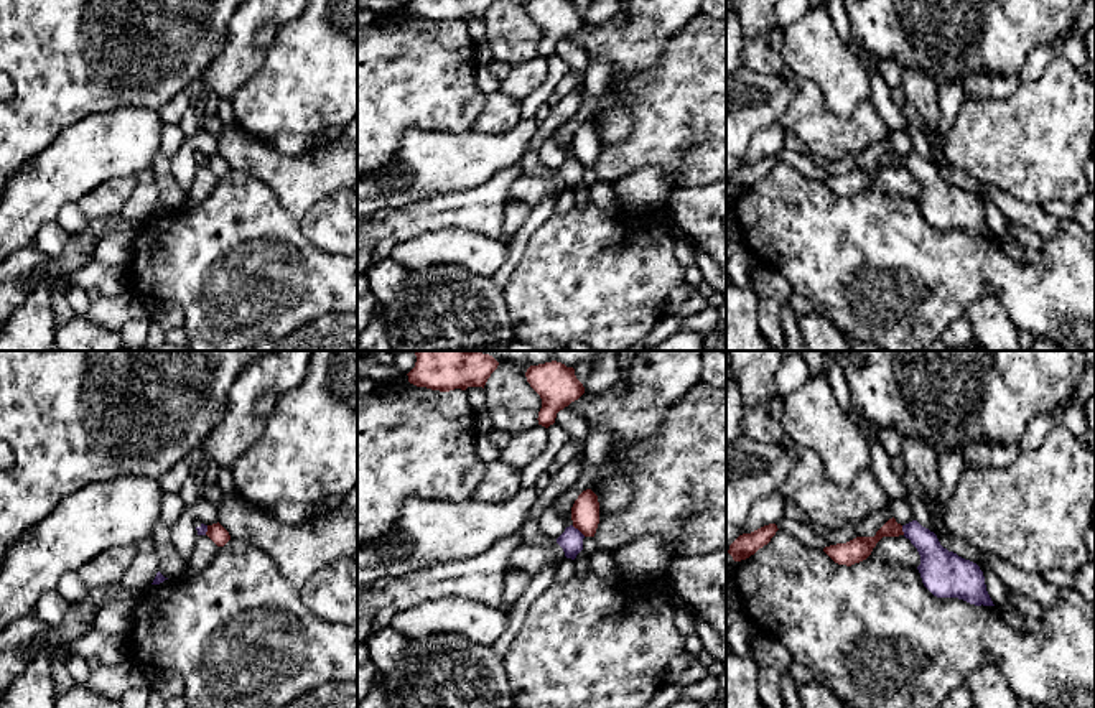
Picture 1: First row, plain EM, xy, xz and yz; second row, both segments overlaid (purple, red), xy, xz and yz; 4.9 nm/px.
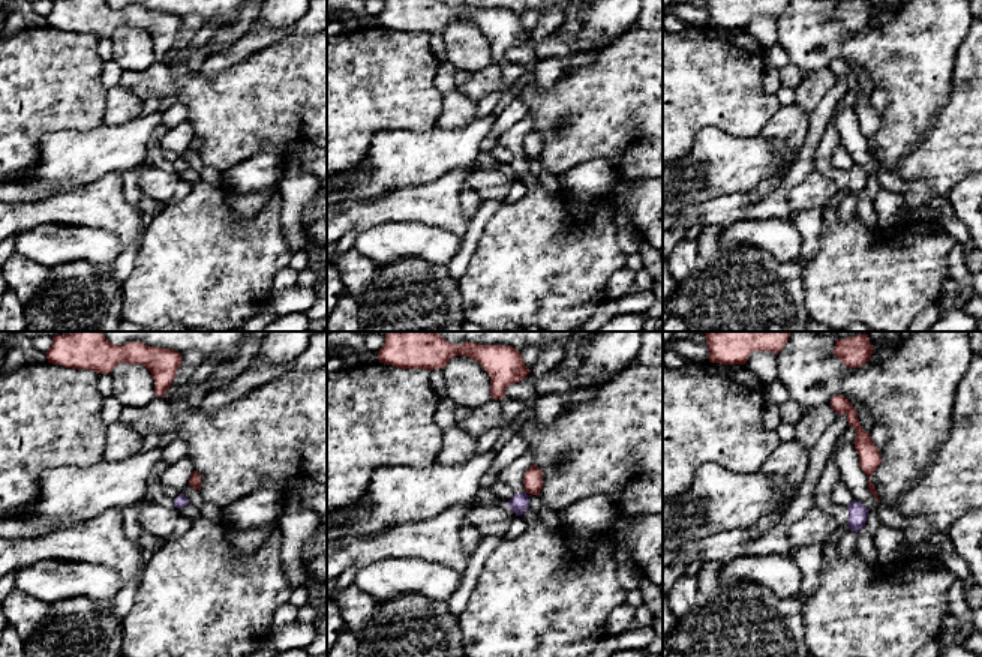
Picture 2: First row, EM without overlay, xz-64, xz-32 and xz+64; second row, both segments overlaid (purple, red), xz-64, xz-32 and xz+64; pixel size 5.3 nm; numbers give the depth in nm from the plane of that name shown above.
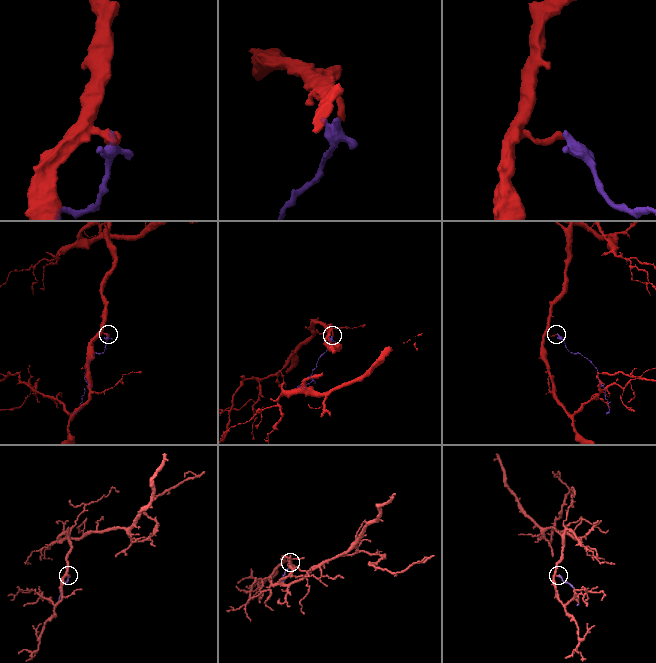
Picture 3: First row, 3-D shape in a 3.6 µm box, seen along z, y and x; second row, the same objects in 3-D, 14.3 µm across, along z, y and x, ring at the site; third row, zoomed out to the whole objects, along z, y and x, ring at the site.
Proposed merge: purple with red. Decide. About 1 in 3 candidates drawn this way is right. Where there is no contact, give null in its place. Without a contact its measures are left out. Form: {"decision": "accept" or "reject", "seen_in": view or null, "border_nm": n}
{"decision": "reject", "seen_in": "xz", "border_nm": 90}

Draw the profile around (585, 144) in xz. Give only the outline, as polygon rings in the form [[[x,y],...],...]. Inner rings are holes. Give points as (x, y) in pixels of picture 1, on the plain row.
[[[586,120],[583,122],[571,138],[573,158],[585,168],[594,168],[599,155],[599,133],[598,127]]]

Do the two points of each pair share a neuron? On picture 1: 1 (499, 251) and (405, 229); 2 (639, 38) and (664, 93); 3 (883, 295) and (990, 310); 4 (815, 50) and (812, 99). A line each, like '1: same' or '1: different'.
1: different
2: different
3: different
4: different

